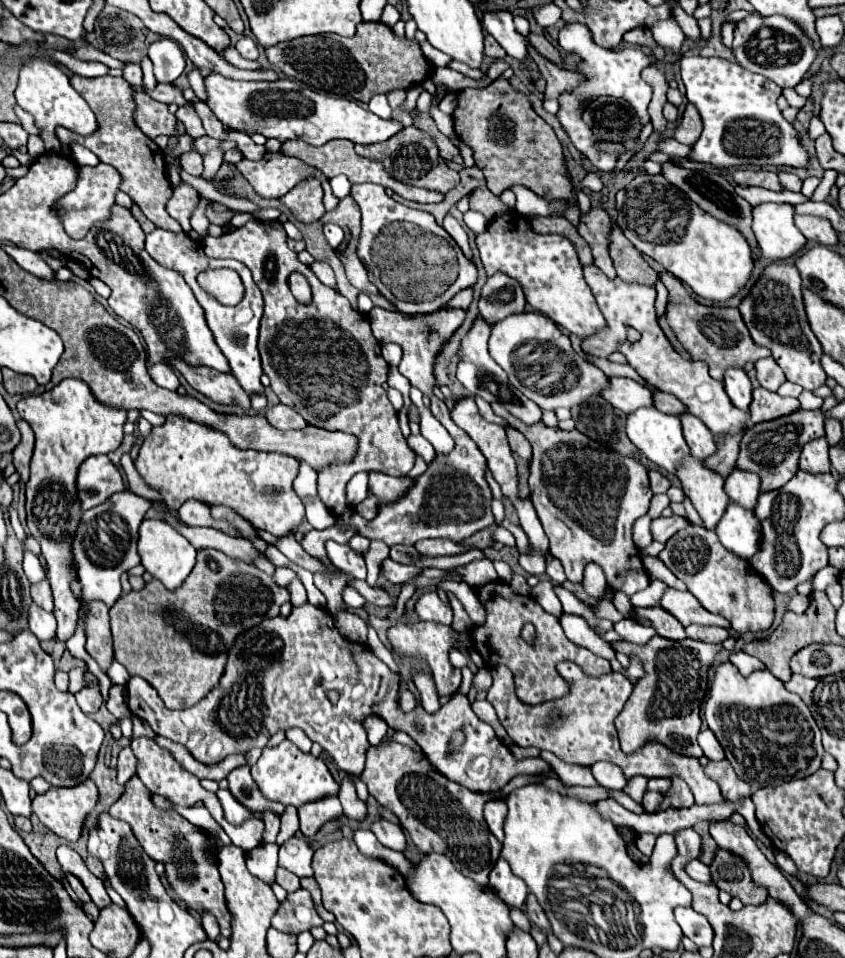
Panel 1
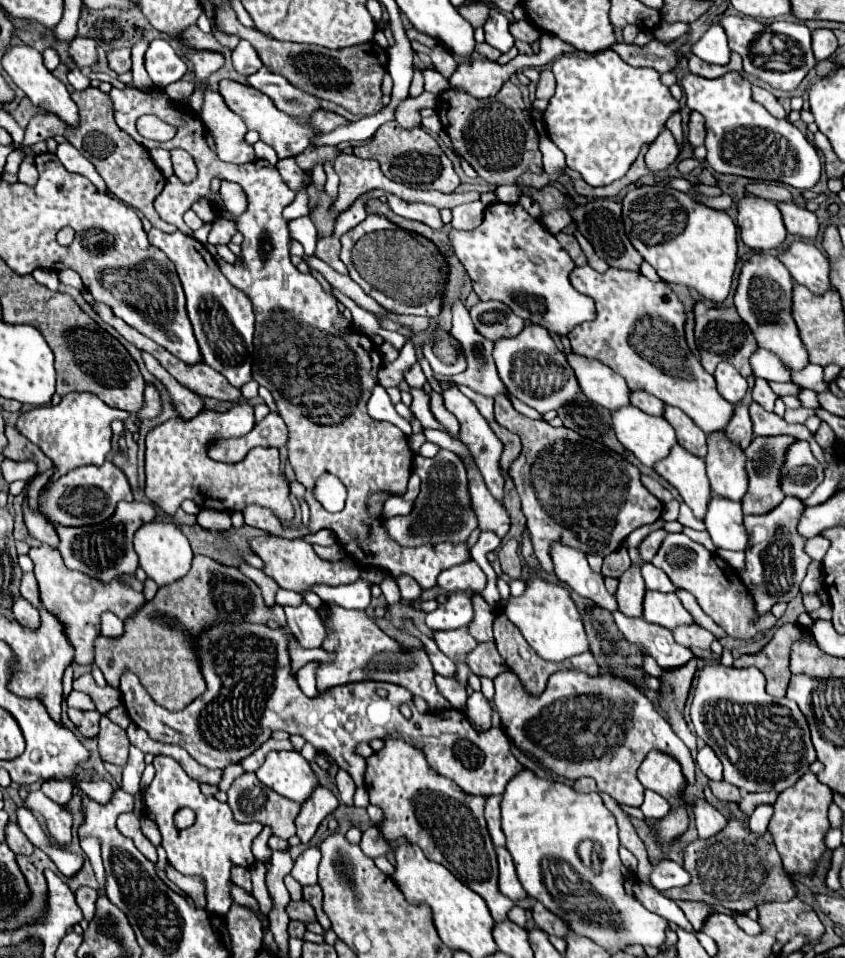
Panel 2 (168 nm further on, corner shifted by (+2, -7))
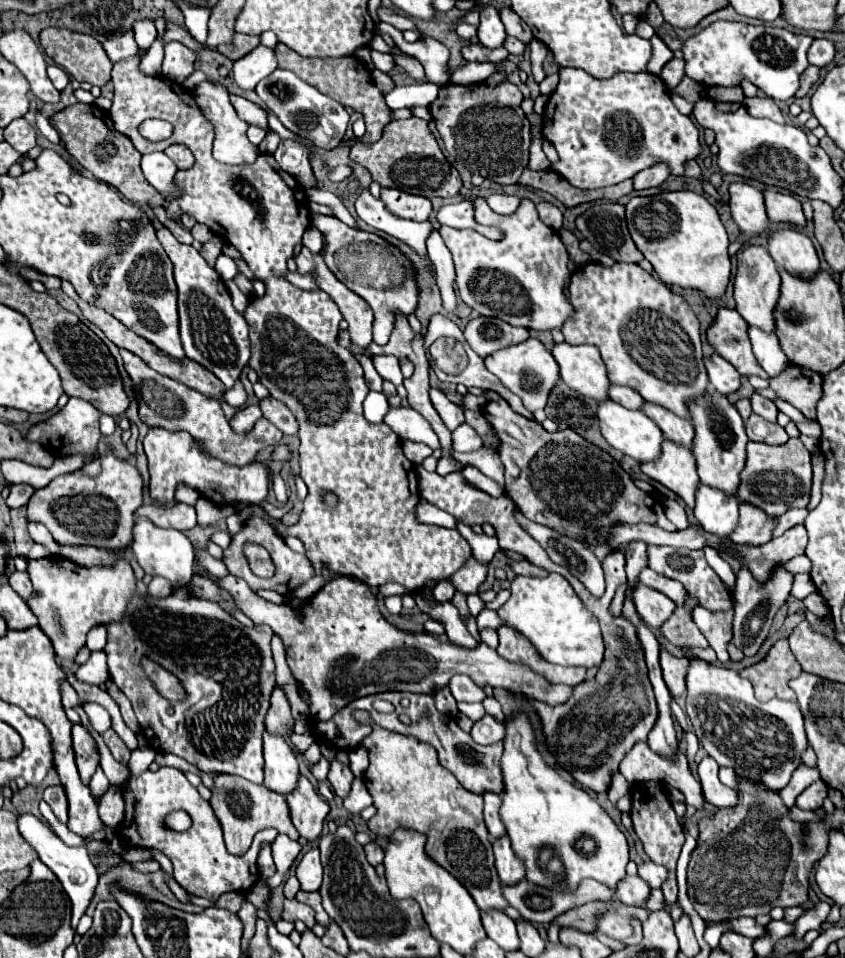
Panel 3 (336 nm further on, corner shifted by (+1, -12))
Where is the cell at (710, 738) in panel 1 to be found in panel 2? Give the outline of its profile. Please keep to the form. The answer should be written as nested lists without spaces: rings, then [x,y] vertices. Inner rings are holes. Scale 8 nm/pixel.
[[[702,747],[698,751],[698,757],[696,757],[696,763],[698,767],[702,769],[702,773],[712,779],[712,781],[722,781],[722,763],[720,759],[716,757],[716,753],[710,749],[710,747]]]

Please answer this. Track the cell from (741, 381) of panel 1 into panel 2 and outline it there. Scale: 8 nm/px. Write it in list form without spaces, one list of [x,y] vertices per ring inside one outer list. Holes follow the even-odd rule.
[[[720,361],[720,365],[716,367],[716,385],[718,385],[718,391],[720,395],[730,401],[732,405],[740,403],[740,399],[744,397],[748,385],[746,385],[746,379],[734,369],[734,365],[726,363],[726,361]]]

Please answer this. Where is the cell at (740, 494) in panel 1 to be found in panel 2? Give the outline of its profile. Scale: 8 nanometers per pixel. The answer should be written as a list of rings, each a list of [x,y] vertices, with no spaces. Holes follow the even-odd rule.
[[[714,431],[708,435],[708,455],[704,461],[712,493],[732,501],[742,501],[748,489],[744,469],[746,455],[726,437],[724,431]]]

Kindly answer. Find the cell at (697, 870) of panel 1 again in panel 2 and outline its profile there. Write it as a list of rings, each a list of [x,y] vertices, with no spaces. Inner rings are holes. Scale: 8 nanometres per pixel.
[[[664,859],[664,861],[658,861],[652,867],[650,883],[656,889],[666,891],[666,889],[672,889],[672,887],[684,887],[684,885],[688,885],[690,883],[690,875],[682,869],[682,865]]]

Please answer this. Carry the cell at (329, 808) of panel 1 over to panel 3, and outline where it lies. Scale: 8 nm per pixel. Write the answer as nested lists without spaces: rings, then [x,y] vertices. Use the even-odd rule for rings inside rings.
[[[299,778],[297,788],[287,796],[291,806],[291,820],[301,838],[313,842],[321,836],[323,820],[329,814],[329,804],[323,796],[317,794],[313,784],[307,778]]]

